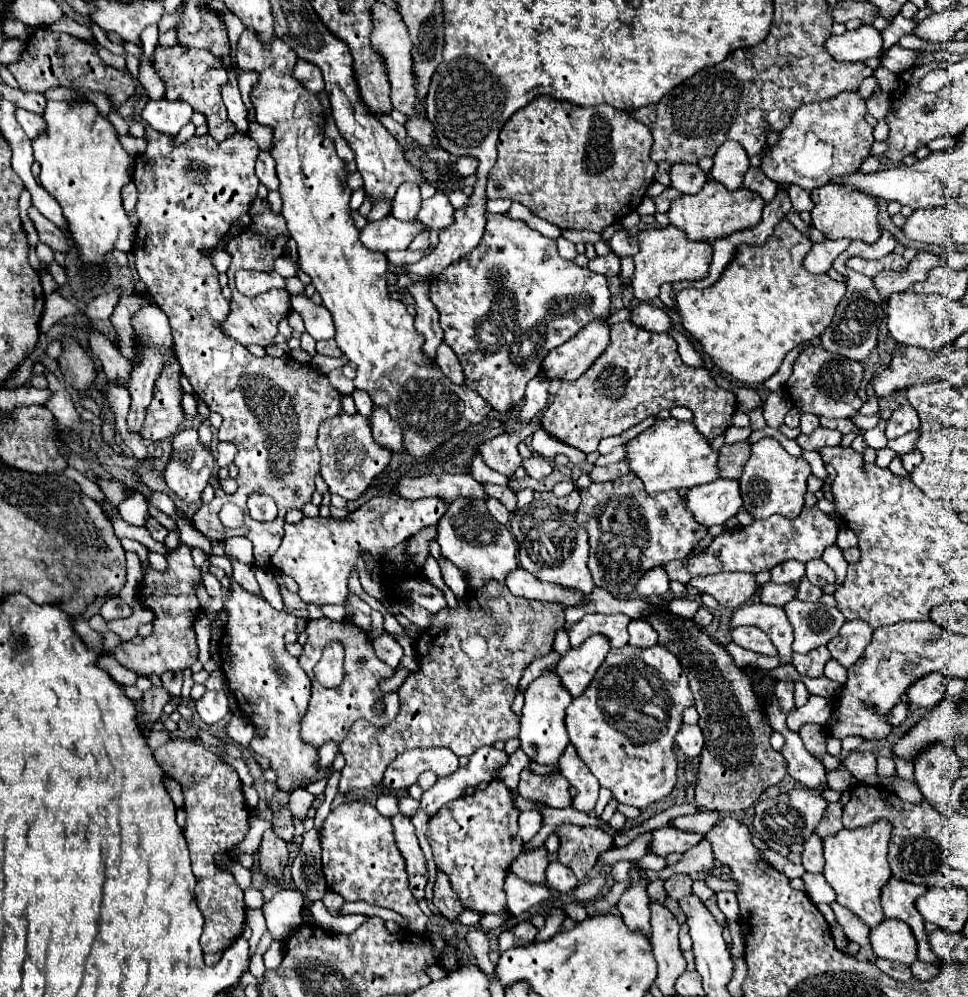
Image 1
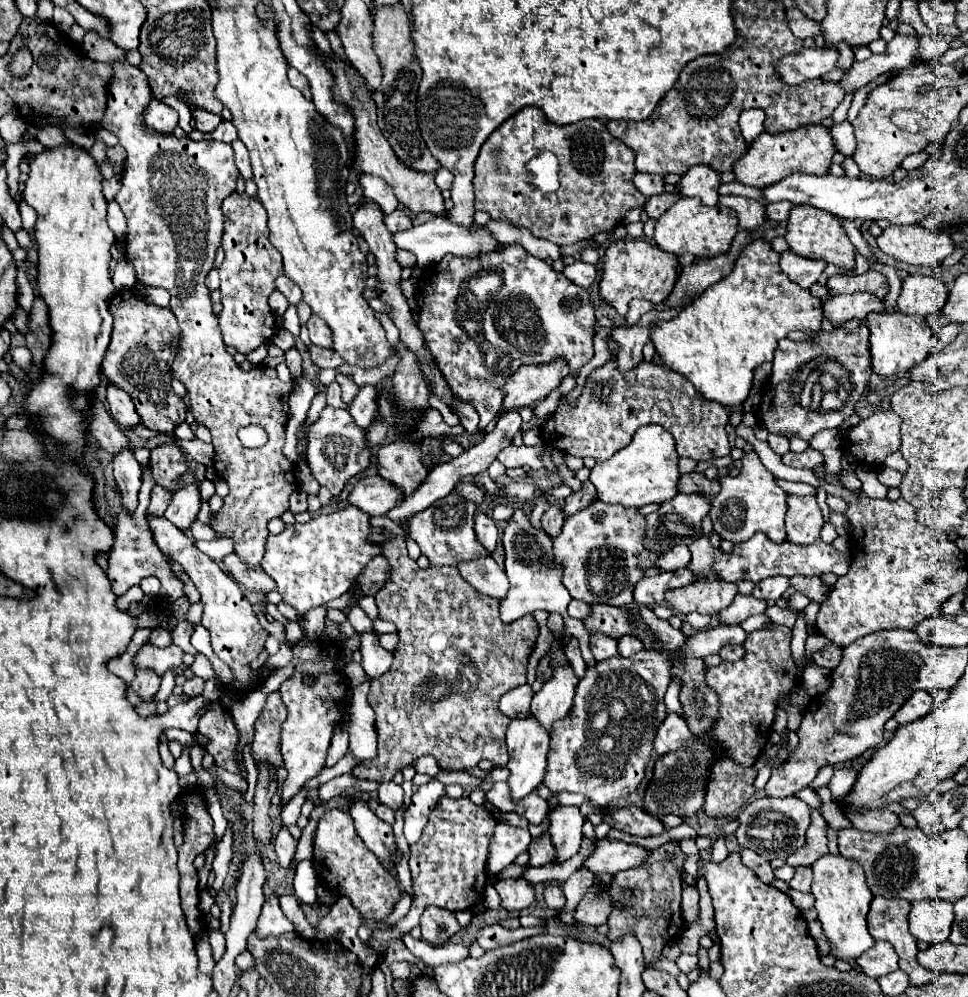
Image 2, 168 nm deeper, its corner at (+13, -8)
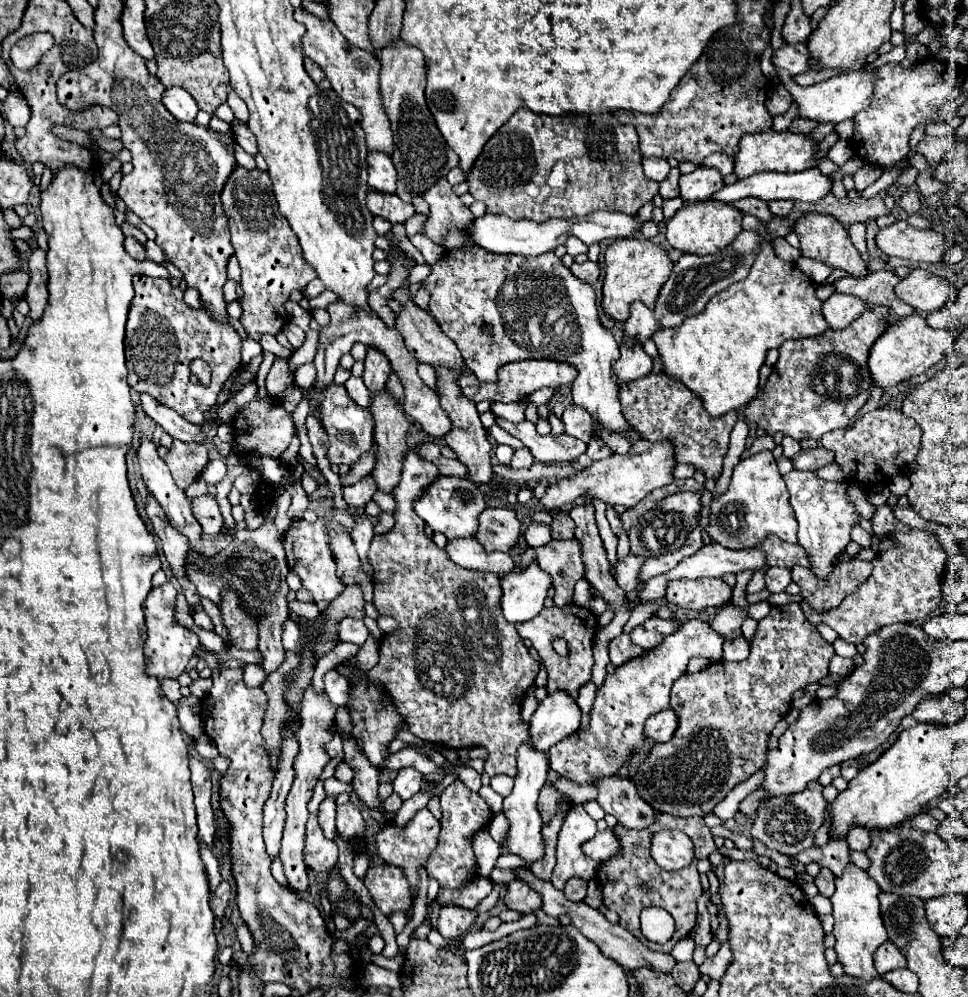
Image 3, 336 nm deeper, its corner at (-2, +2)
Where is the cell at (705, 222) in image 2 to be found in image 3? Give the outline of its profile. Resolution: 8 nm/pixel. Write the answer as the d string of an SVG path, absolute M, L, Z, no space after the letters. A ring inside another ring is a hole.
M692 202L688 206L682 206L674 218L666 222L666 240L672 248L684 252L684 254L696 254L696 256L708 256L716 254L742 232L742 212L738 212L734 206L720 204L720 202Z

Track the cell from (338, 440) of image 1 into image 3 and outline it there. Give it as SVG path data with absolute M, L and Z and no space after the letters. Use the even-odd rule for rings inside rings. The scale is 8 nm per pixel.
M332 382L332 384L328 384L328 388L324 392L310 388L310 390L302 390L302 394L308 396L310 408L320 408L318 418L328 434L328 440L330 440L330 448L326 452L330 464L352 466L364 452L368 452L368 448L372 448L372 430L374 430L372 414L368 408L360 408L358 404L352 404L344 386Z

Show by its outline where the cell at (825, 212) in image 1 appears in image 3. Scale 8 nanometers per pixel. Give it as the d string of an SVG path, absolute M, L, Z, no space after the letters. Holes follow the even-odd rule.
M804 214L800 220L796 220L794 224L794 232L800 238L800 254L818 262L828 264L830 268L840 268L844 272L848 272L854 278L864 278L868 274L866 264L860 256L860 252L852 246L846 228L832 216L824 216L824 214Z

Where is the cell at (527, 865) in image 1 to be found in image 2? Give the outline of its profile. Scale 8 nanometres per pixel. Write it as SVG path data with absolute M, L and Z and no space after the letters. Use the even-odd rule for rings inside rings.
M525 878L499 880L495 884L495 888L497 888L497 892L499 892L501 900L503 900L503 908L509 910L509 912L523 910L535 900L535 888Z

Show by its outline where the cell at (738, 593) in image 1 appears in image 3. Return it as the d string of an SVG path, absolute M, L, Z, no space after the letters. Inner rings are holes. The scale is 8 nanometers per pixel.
M704 578L704 580L670 580L666 588L666 600L688 608L688 610L704 610L704 608L722 608L730 602L732 590L726 586L722 578Z

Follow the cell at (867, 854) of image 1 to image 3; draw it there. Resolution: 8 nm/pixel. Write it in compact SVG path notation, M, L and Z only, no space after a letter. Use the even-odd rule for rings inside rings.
M850 864L840 878L836 878L836 892L832 896L832 916L834 916L834 950L838 962L844 968L844 974L856 976L862 980L878 978L874 968L874 950L886 942L886 930L880 918L880 902L878 902L880 888L878 884L858 866Z

